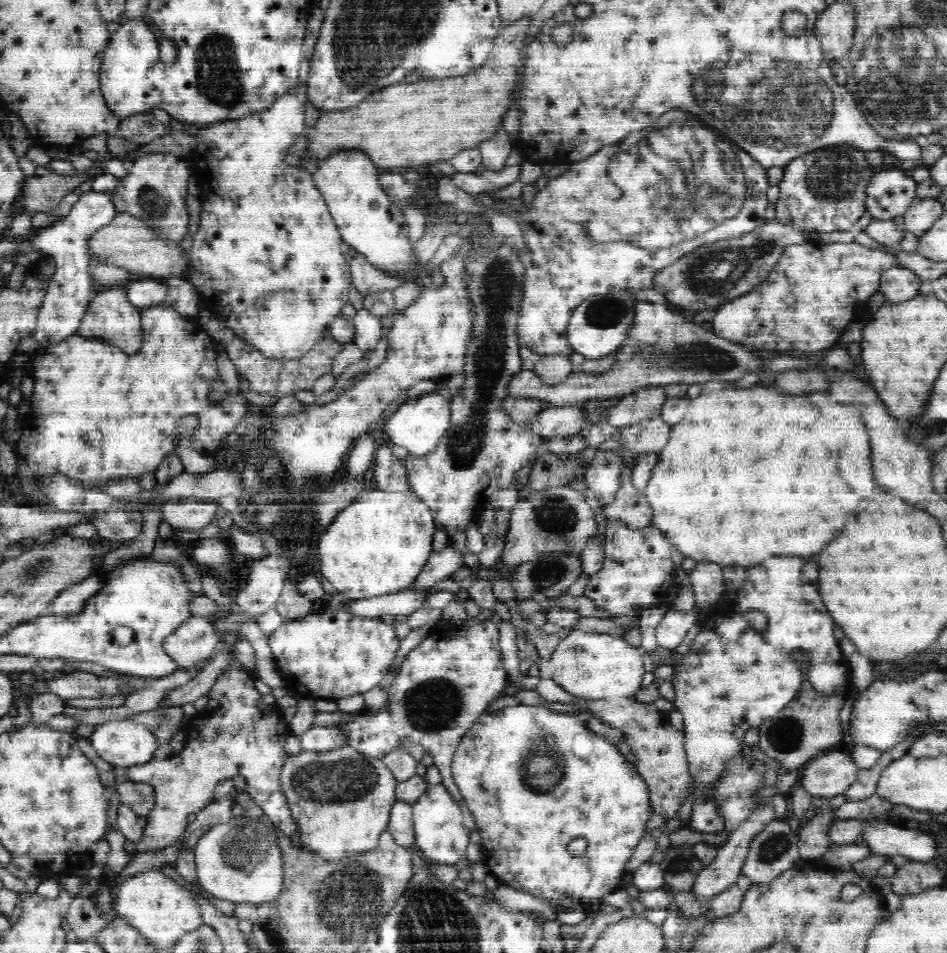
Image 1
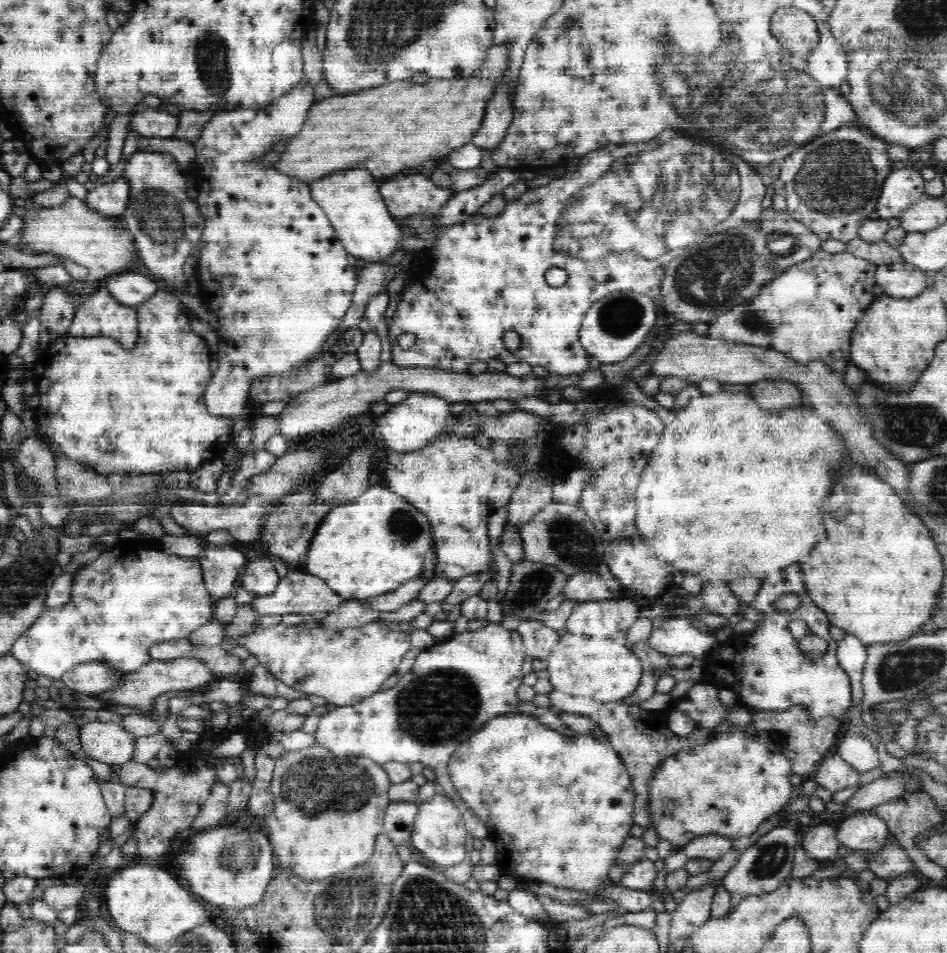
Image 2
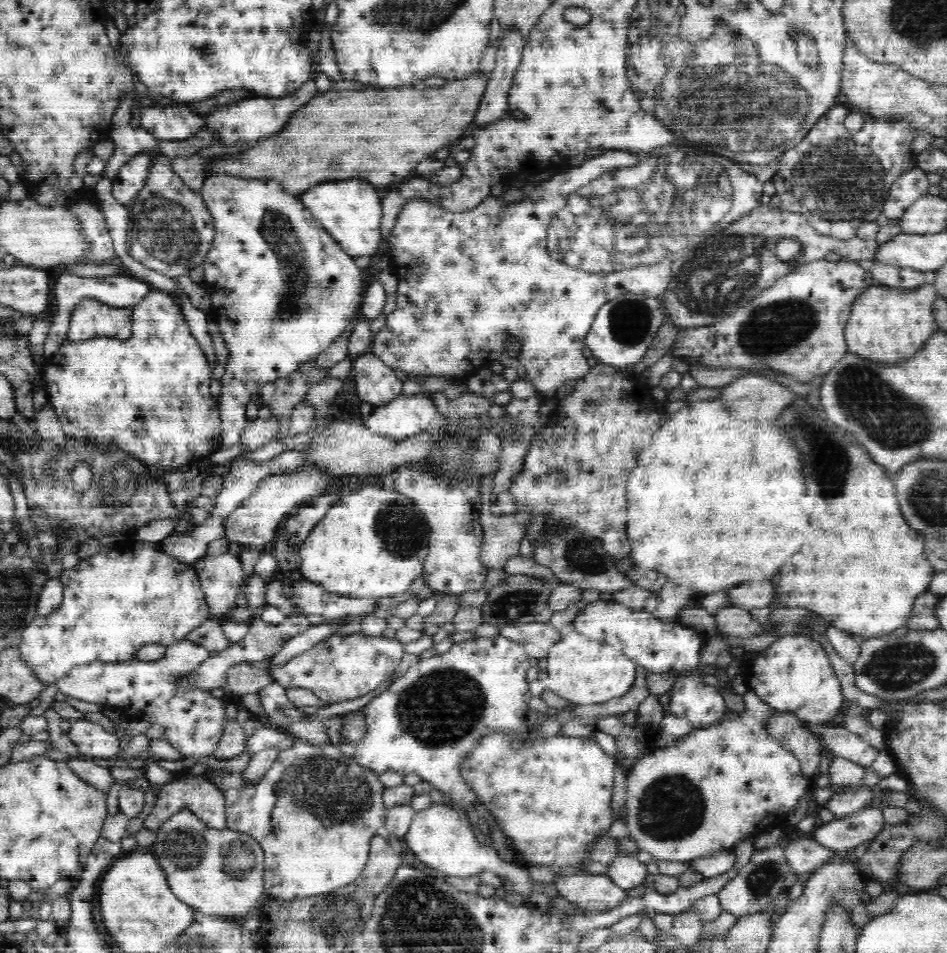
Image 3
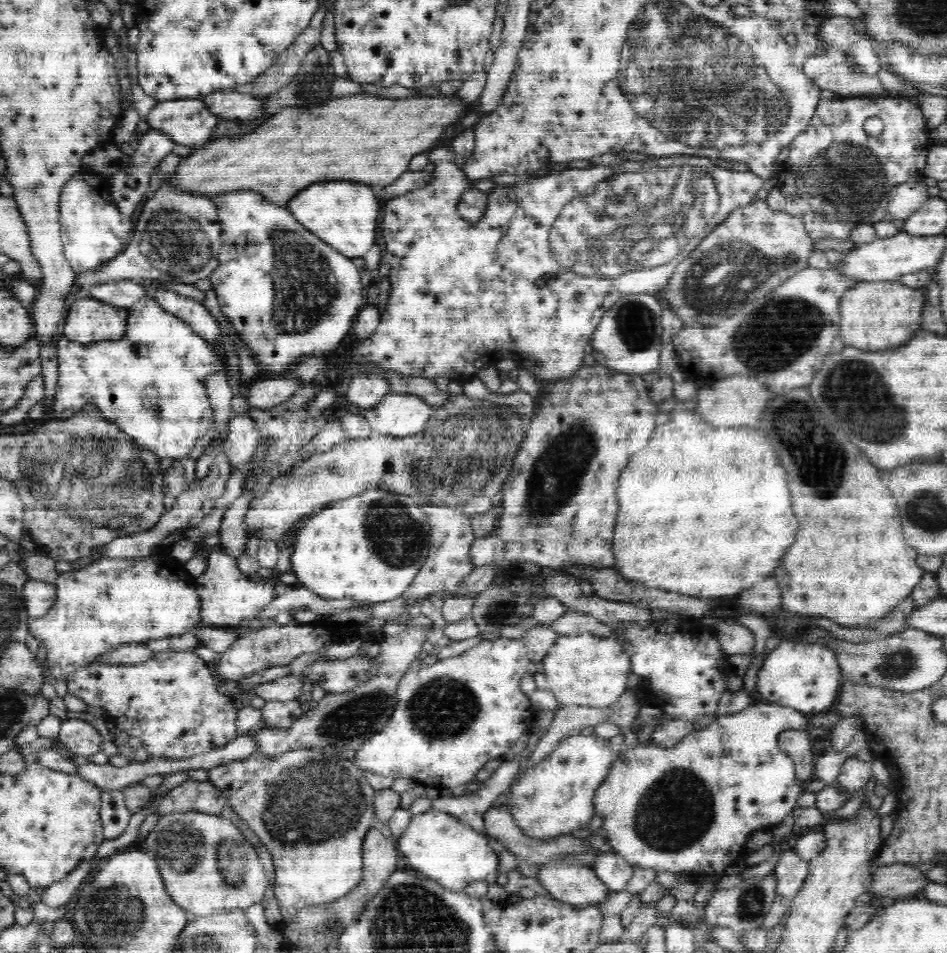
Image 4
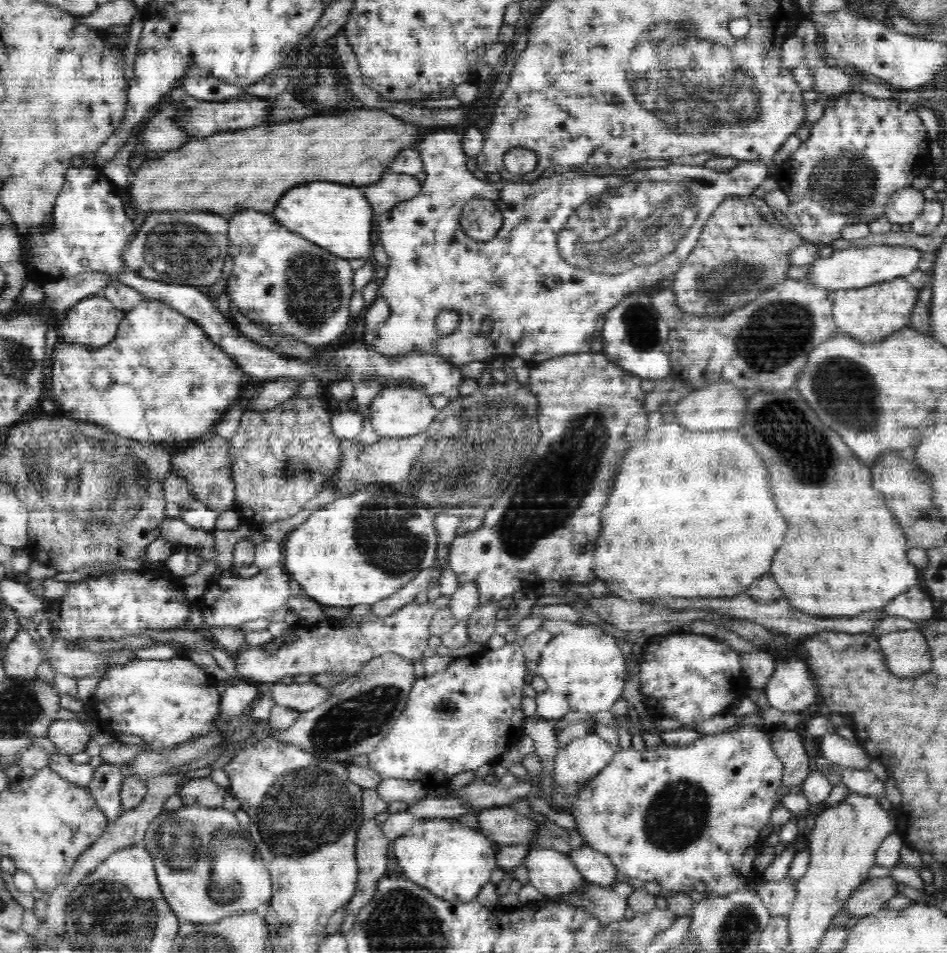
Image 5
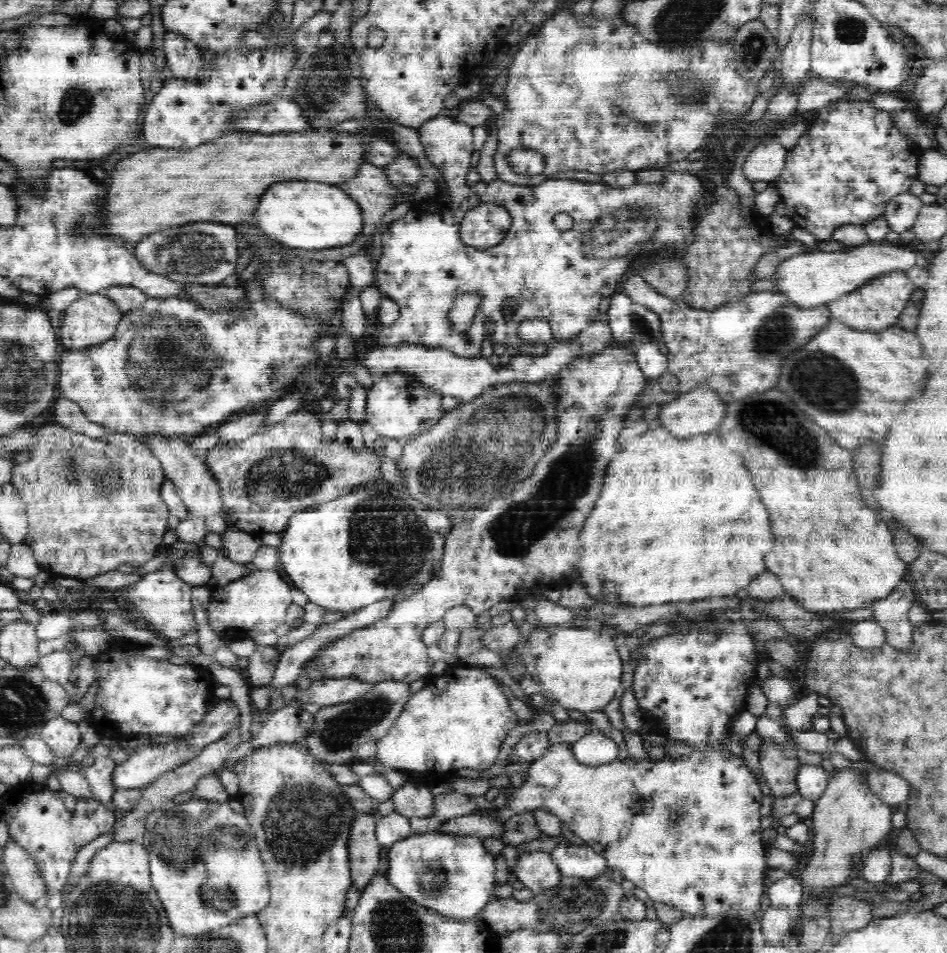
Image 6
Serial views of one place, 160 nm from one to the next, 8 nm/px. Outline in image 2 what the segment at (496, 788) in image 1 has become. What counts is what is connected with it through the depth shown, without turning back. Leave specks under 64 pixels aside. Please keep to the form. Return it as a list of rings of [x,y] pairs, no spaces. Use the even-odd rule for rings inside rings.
[[[508,713],[496,716],[488,720],[484,726],[477,730],[470,738],[467,738],[455,750],[448,764],[449,773],[457,793],[461,799],[470,807],[472,812],[484,822],[488,828],[488,837],[494,841],[497,848],[497,864],[500,873],[512,878],[528,878],[528,880],[542,880],[548,884],[556,884],[570,890],[592,890],[604,888],[609,880],[608,869],[614,864],[624,839],[629,835],[632,828],[632,815],[634,812],[634,789],[626,765],[618,757],[612,745],[604,737],[595,734],[578,734],[566,736],[552,730],[526,713]]]

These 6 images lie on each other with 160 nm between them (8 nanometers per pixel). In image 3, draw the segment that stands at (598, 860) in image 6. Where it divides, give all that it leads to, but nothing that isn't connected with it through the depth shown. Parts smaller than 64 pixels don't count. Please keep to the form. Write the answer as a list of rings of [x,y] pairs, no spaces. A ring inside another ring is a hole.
[[[634,854],[618,855],[608,867],[606,876],[620,888],[629,889],[642,885],[648,876],[644,863],[641,863]]]

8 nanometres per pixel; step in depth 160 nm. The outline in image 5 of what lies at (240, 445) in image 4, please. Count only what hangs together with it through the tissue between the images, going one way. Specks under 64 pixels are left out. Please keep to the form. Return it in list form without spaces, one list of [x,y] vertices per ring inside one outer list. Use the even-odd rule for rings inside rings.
[[[211,434],[193,446],[171,450],[171,468],[175,474],[186,479],[190,486],[190,498],[204,503],[206,507],[222,513],[234,507],[236,492],[229,463],[229,439]]]

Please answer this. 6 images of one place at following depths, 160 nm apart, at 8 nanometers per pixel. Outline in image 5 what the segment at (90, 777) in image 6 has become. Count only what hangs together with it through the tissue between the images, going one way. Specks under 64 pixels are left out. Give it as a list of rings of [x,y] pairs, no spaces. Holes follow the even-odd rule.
[[[107,763],[96,768],[96,774],[86,786],[109,824],[116,822],[125,812],[120,794],[124,780],[122,767]]]

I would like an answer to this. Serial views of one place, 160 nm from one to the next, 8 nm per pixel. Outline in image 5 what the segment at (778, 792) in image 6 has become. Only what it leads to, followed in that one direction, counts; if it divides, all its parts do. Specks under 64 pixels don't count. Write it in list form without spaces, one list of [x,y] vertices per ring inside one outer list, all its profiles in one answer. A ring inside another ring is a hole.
[[[778,729],[772,734],[771,746],[783,763],[783,785],[798,787],[810,774],[810,762],[804,750],[802,736],[794,729]]]

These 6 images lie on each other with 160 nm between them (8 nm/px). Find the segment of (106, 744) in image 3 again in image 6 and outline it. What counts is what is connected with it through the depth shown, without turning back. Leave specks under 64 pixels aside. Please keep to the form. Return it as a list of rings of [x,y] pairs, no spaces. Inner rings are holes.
[[[63,717],[52,718],[42,727],[39,737],[50,747],[55,756],[71,756],[78,748],[82,734],[77,723]]]

